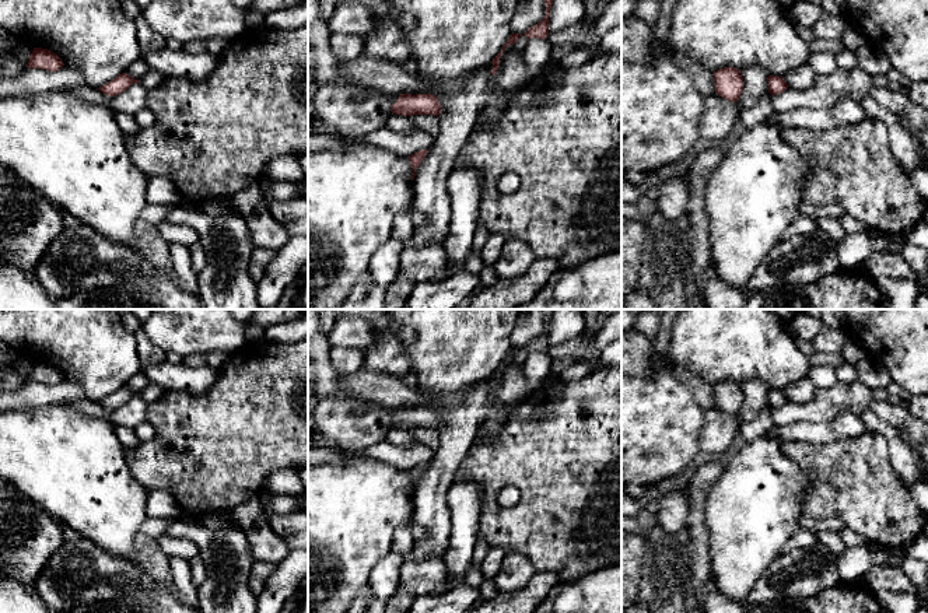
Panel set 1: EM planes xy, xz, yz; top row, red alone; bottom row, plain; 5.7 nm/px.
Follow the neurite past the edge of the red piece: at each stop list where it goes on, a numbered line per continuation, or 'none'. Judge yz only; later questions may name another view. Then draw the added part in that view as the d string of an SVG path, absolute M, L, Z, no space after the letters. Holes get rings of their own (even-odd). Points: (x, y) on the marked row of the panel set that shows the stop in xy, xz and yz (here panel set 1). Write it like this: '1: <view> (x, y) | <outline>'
none

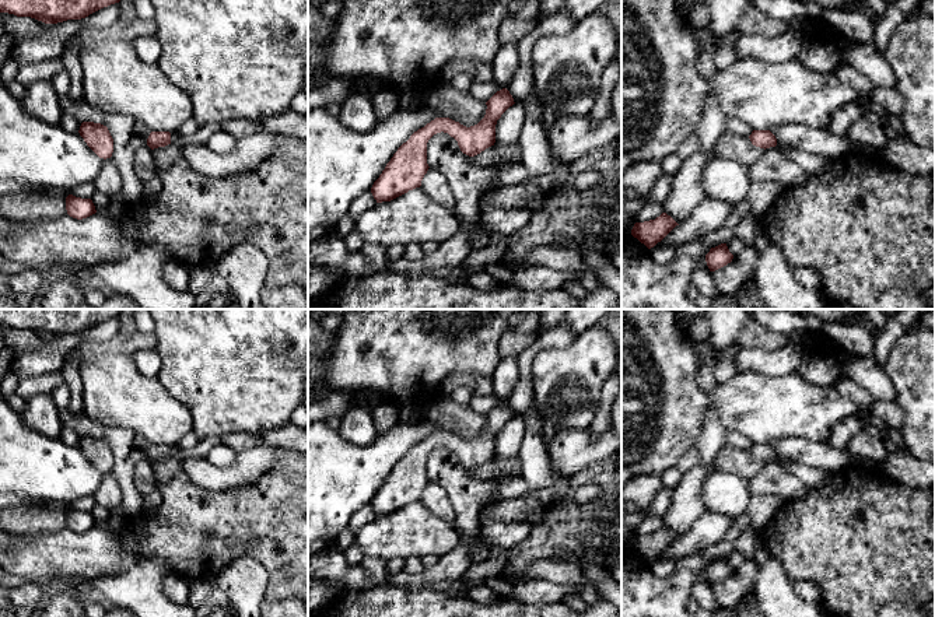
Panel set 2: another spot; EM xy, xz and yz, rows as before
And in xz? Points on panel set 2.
none

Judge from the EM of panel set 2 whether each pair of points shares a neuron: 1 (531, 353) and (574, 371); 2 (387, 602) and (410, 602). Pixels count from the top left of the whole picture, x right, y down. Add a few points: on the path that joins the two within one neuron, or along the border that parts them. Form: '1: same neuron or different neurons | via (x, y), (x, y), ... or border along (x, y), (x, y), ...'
1: different neurons | border along (567, 344), (538, 353), (532, 388)
2: same neuron | via (392, 602), (405, 602)

